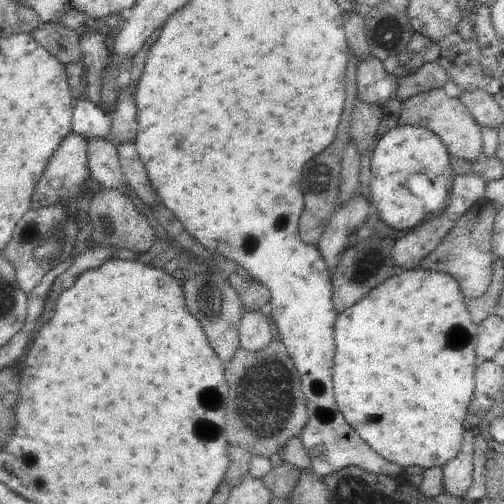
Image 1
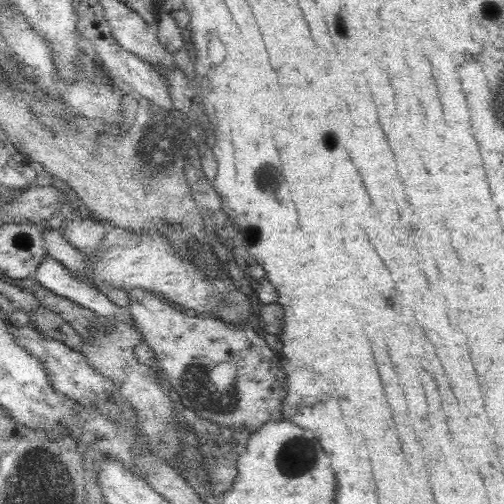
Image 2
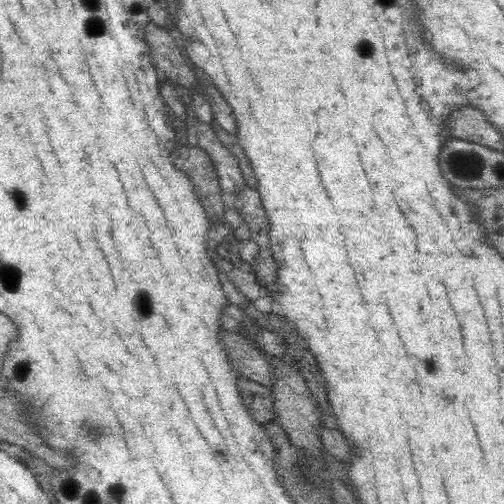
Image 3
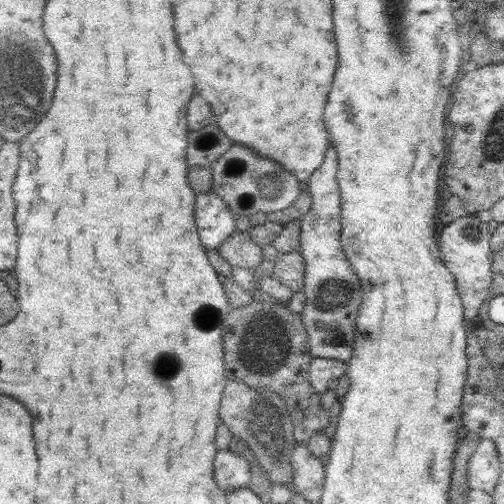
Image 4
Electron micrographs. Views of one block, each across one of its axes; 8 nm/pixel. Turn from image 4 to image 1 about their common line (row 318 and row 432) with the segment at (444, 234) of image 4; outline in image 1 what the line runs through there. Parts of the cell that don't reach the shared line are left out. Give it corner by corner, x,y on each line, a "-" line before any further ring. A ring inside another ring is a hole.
465,430
459,454
441,468
445,494
455,496
459,500
463,500
463,496
469,492
473,484
473,454
475,454
473,438
475,430

